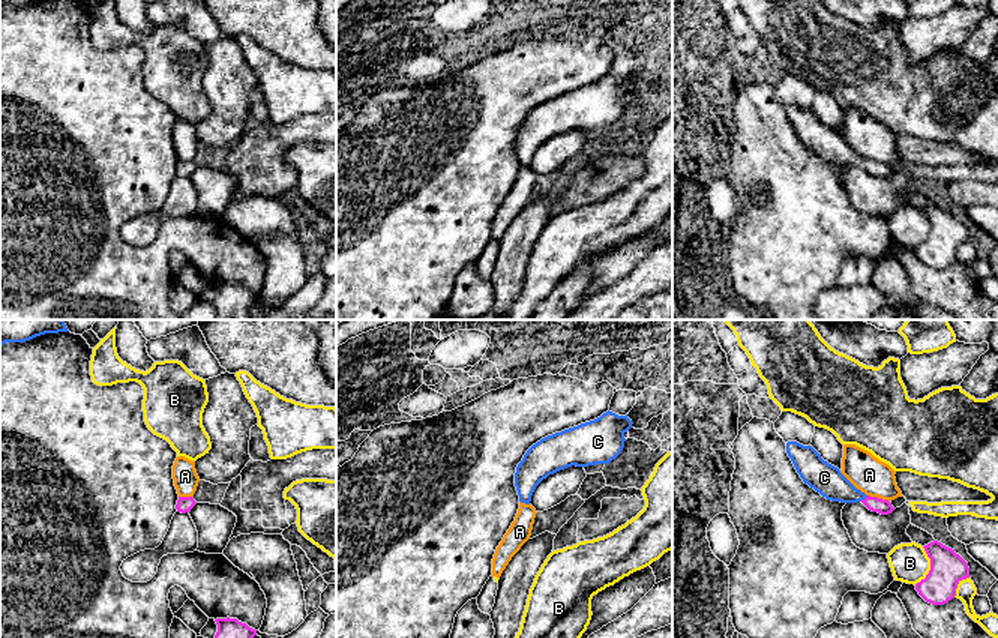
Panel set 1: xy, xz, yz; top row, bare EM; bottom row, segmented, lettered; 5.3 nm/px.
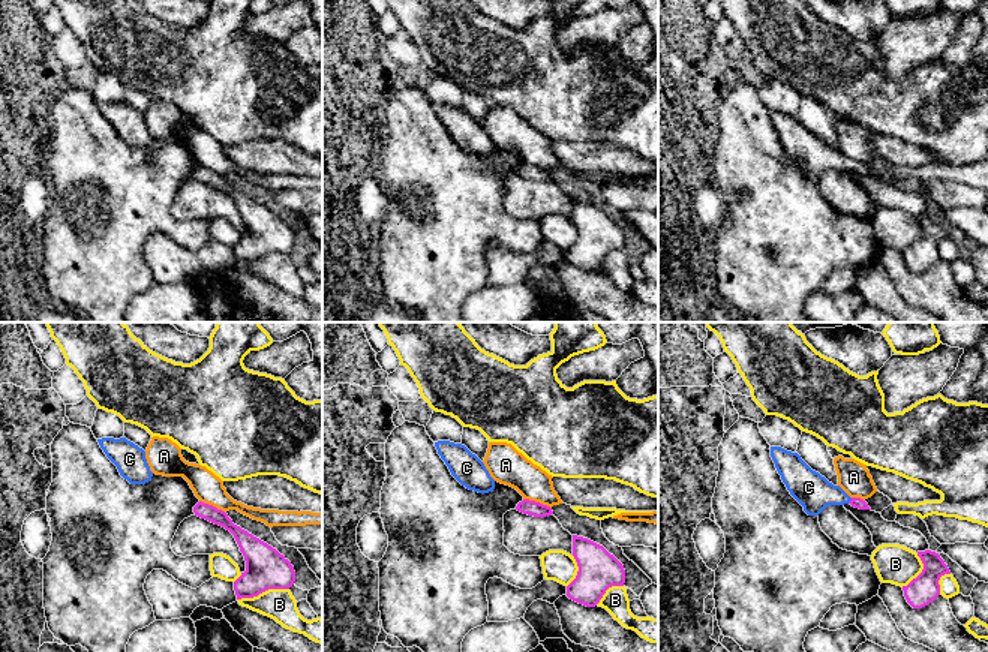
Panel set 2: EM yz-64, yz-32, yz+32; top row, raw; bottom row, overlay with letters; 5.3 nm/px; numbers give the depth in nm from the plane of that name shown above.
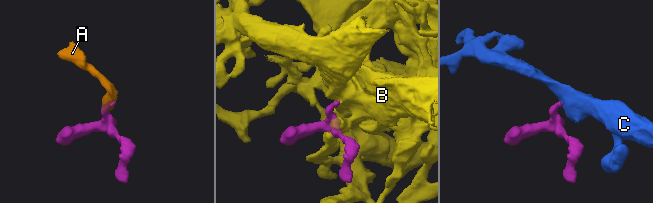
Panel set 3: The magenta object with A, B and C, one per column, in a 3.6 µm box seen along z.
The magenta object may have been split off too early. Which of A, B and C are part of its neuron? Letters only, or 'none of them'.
C

